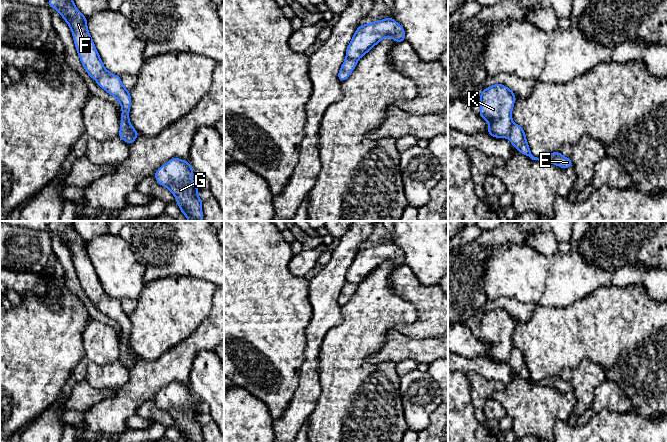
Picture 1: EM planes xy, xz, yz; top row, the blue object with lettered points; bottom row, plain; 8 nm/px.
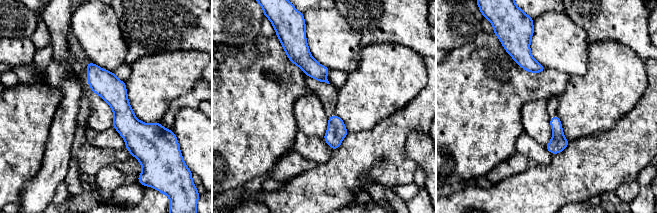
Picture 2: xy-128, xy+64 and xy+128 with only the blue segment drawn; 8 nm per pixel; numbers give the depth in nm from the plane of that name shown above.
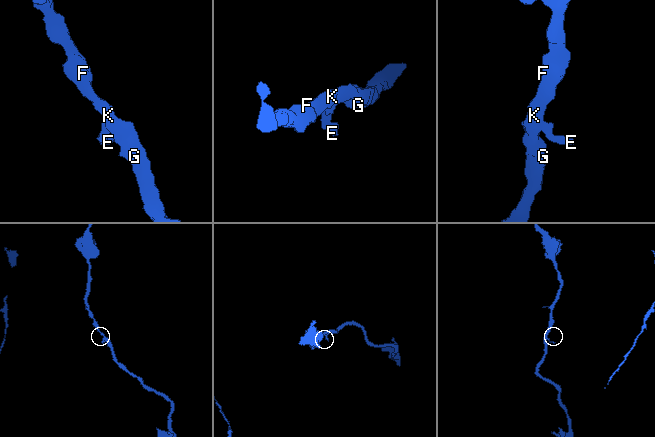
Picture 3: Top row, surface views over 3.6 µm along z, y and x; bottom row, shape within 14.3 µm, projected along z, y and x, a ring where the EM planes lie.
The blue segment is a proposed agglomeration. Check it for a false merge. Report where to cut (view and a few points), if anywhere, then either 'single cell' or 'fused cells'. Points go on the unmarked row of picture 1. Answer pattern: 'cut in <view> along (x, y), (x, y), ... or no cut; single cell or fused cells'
cut in xy along (122, 344), (136, 360); fused cells

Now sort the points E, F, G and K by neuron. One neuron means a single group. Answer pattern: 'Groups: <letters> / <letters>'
Groups: E / F G K

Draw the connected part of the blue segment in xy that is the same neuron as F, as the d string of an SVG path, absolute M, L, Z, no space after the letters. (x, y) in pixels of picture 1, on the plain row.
M51 221L48 231L57 234L67 246L73 258L77 277L86 296L101 312L120 326L122 332L121 344L130 350L136 361L139 360L139 357L133 352L129 344L129 334L132 326L130 317L122 309L121 301L110 297L103 290L88 255L87 243L76 232L72 221Z

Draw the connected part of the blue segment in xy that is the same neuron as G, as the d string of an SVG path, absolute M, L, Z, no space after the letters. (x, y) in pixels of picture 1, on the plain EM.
M172 382L155 396L154 401L172 416L187 442L203 442L203 425L198 421L198 410L192 409L193 393L189 386Z

